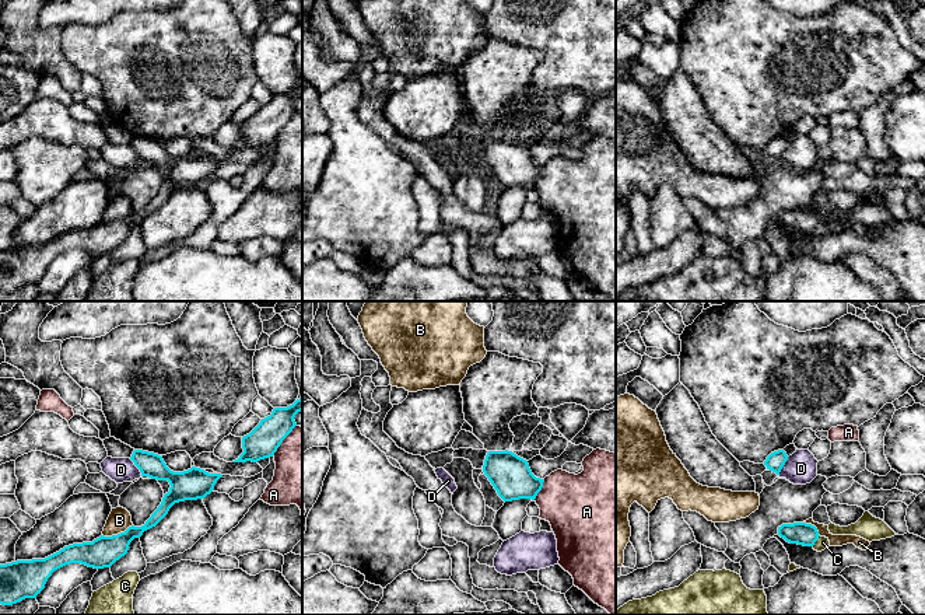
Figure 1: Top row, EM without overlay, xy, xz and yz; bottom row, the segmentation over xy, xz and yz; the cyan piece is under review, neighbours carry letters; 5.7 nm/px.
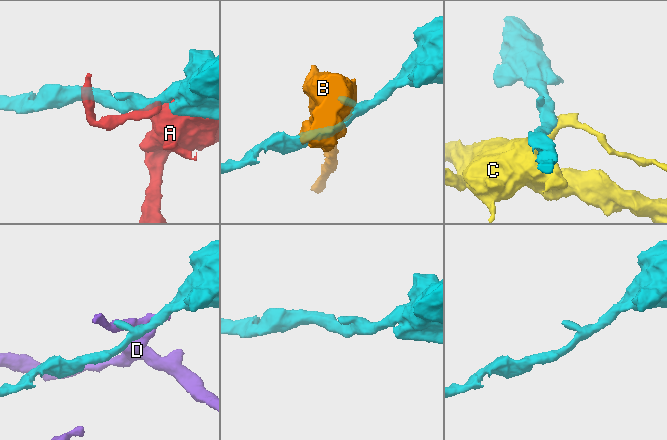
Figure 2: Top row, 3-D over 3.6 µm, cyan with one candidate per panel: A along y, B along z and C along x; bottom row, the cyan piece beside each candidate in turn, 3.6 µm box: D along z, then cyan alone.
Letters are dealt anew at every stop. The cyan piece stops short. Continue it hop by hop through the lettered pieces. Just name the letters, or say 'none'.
none

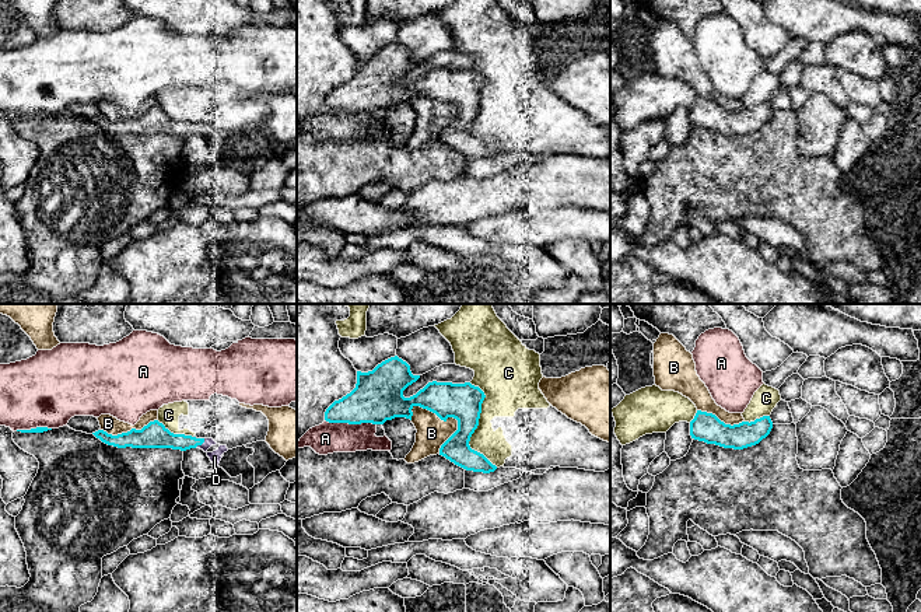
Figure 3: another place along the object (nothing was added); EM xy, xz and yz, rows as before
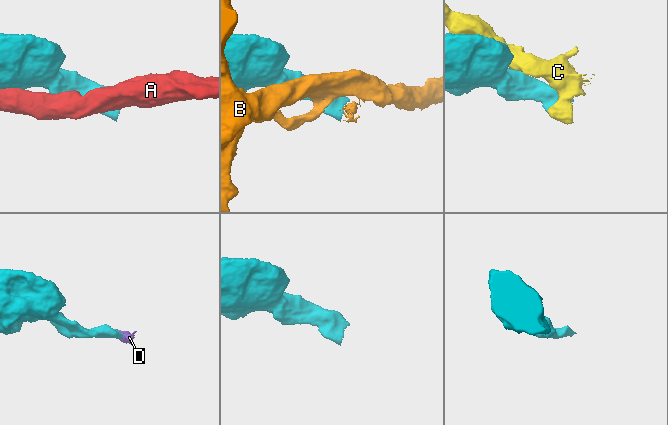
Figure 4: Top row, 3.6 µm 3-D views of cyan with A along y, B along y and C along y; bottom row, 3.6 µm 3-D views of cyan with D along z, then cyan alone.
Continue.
D

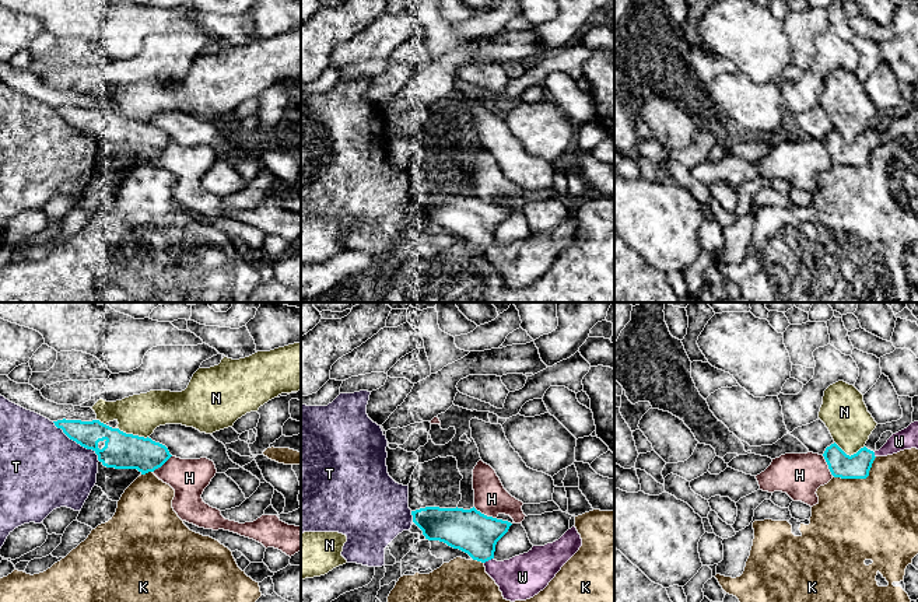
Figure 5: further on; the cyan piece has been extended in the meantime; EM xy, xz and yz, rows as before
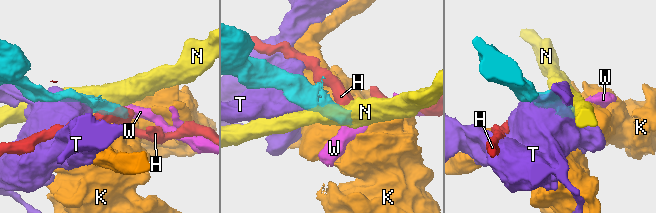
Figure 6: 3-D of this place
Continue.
none

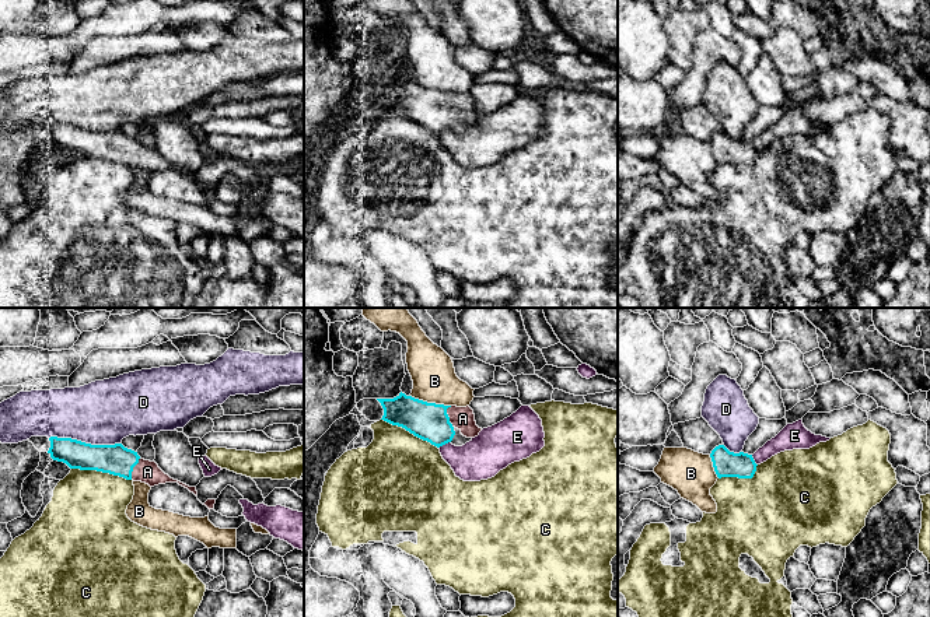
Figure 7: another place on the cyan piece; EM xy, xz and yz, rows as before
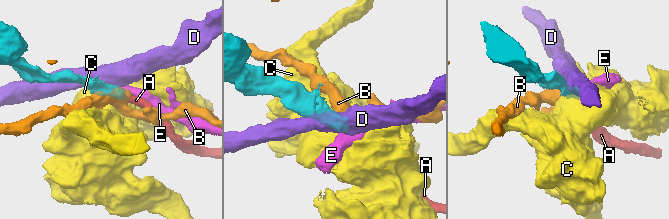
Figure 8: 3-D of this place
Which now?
A

